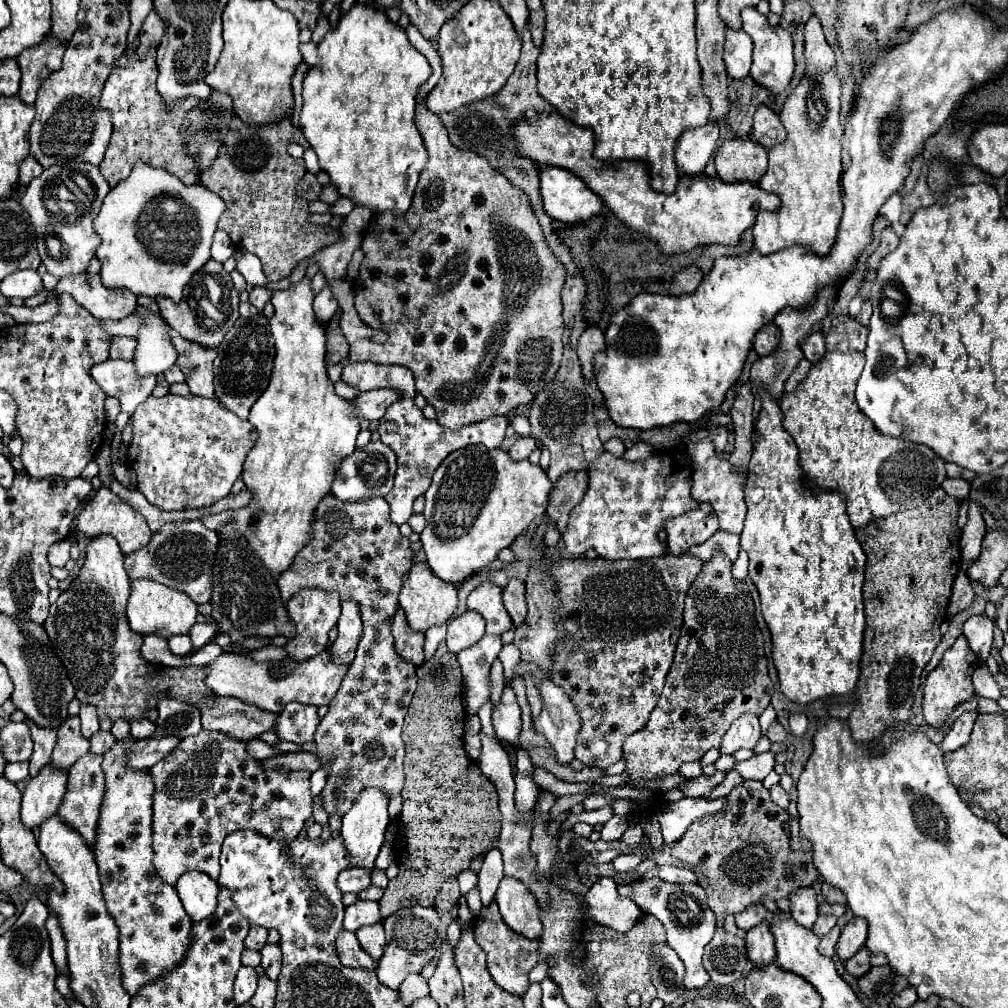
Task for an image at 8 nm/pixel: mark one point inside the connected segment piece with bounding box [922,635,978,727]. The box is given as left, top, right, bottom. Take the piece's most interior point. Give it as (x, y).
(949, 684)

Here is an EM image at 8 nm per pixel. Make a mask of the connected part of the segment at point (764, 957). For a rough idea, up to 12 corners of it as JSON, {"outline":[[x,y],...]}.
{"outline":[[770,921],[746,933],[748,959],[768,965],[776,959]]}

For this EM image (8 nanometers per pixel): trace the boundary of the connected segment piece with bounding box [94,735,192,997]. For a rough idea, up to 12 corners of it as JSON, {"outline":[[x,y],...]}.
{"outline":[[104,755],[94,845],[136,997],[184,961],[192,919],[152,867],[152,791]]}

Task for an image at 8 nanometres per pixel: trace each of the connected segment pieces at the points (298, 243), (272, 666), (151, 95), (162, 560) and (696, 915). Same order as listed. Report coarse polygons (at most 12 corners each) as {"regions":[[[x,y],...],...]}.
{"regions":[[[232,117],[200,183],[270,281],[340,237],[294,193],[290,119]],[[224,651],[204,683],[280,713],[328,705],[348,671],[324,651],[254,663]],[[156,47],[116,59],[100,97],[112,137],[100,173],[114,187],[138,161],[198,183],[186,113],[156,91]],[[166,523],[124,557],[130,579],[212,597],[218,533]],[[640,879],[622,895],[656,915],[686,965],[686,989],[710,981],[702,965],[716,917],[694,883]]]}

